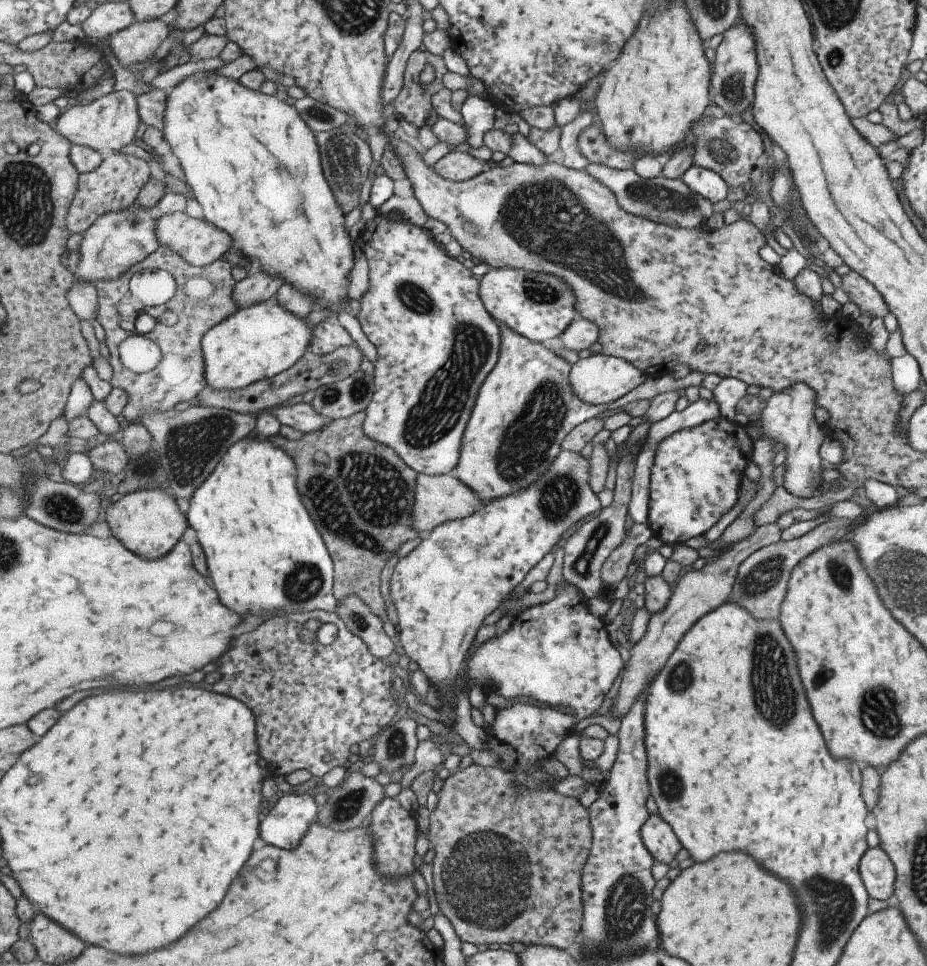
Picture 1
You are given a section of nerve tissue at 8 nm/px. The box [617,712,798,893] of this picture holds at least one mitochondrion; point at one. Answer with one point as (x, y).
(669, 784)

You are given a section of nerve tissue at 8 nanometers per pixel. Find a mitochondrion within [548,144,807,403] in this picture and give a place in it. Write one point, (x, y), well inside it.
(654, 195)

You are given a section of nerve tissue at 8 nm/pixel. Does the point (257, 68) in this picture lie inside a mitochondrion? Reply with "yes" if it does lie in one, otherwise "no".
no

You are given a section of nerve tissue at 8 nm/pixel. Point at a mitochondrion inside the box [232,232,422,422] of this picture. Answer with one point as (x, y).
(357, 393)

